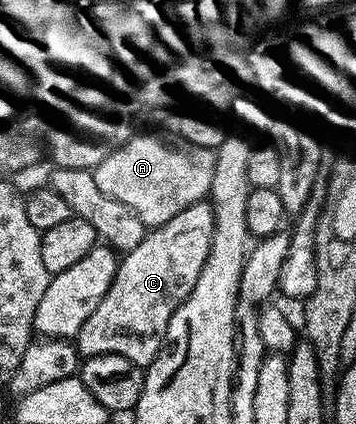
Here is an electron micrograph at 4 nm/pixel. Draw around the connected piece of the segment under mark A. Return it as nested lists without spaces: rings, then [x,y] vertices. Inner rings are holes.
[[[139,132],[92,170],[96,187],[100,187],[104,195],[112,195],[112,199],[124,203],[146,227],[168,223],[172,215],[180,215],[184,207],[192,207],[192,203],[209,194],[212,167],[216,167],[214,150],[177,144]]]

